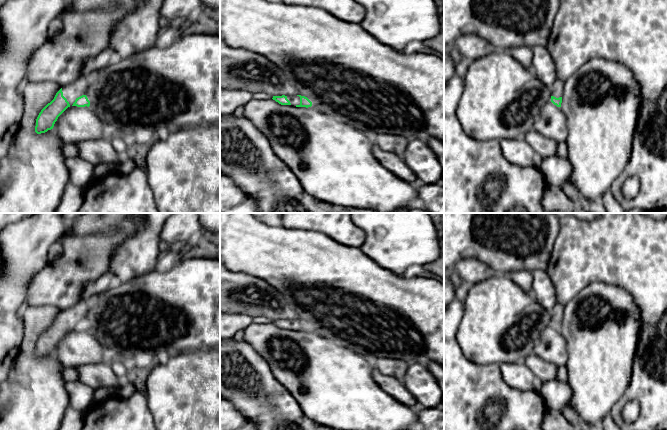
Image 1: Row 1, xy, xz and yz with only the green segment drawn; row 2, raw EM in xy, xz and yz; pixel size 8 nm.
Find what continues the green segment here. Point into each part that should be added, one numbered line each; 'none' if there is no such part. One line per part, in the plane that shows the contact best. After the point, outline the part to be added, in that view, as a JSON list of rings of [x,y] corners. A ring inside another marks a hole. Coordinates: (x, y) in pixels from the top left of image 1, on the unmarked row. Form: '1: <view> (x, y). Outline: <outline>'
1: xy (81, 310). Outline: [[[96,295],[89,299],[81,300],[75,306],[62,311],[63,320],[67,323],[70,330],[73,329],[78,321],[82,319],[87,320],[91,307],[91,300],[95,296]]]

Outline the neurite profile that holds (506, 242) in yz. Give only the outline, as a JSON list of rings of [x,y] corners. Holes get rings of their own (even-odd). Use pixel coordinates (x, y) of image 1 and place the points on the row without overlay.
[[[444,213],[444,272],[454,269],[455,265],[464,258],[475,258],[489,267],[497,274],[509,274],[512,271],[526,270],[547,270],[548,263],[552,256],[554,243],[560,230],[560,219],[554,213]]]

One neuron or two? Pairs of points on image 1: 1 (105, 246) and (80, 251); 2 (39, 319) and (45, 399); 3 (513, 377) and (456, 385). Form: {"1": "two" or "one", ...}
{"1": "one", "2": "one", "3": "two"}

